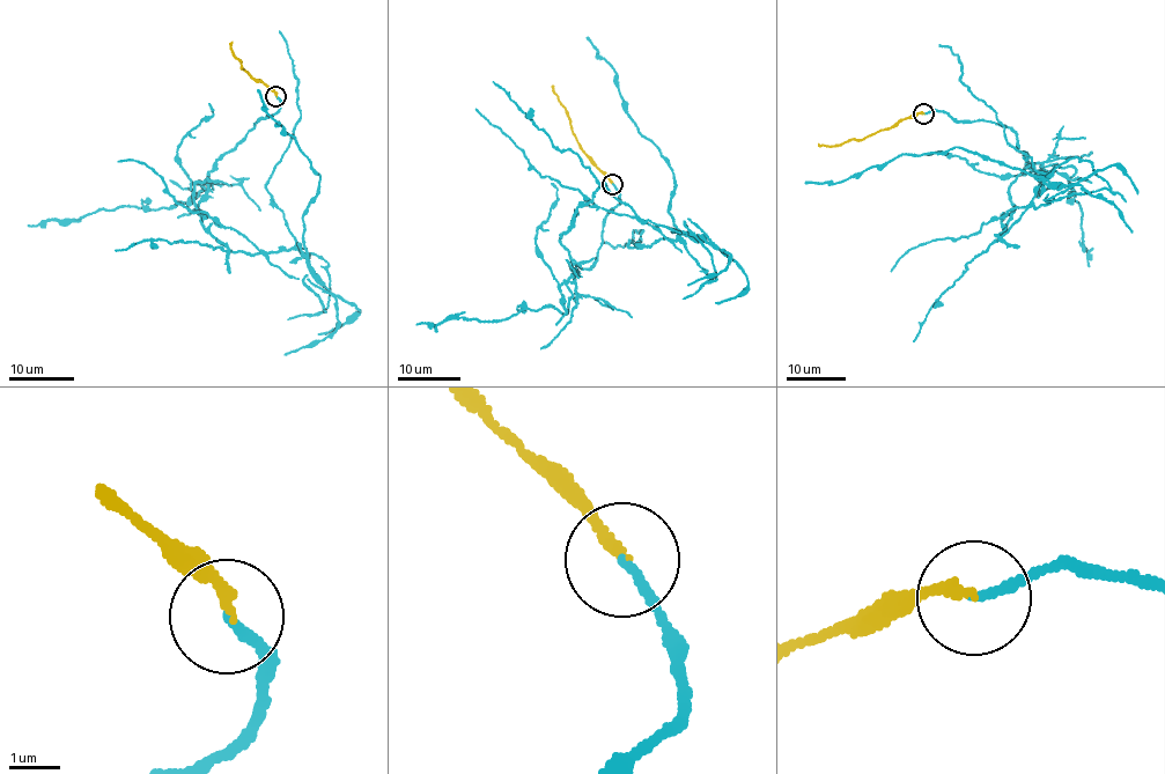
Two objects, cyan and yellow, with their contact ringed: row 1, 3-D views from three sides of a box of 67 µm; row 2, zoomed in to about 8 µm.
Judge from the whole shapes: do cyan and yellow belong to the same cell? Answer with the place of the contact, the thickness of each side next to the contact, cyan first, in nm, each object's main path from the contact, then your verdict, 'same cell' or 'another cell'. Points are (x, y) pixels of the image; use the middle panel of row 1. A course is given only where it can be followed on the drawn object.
(612, 184) | 160/200 nm | cyan via (613, 184), (598, 260), (573, 271), (561, 231), (581, 205), (671, 240), (678, 228), (672, 169), (585, 37) | yellow via (613, 184), (577, 141), (554, 87) | another cell

